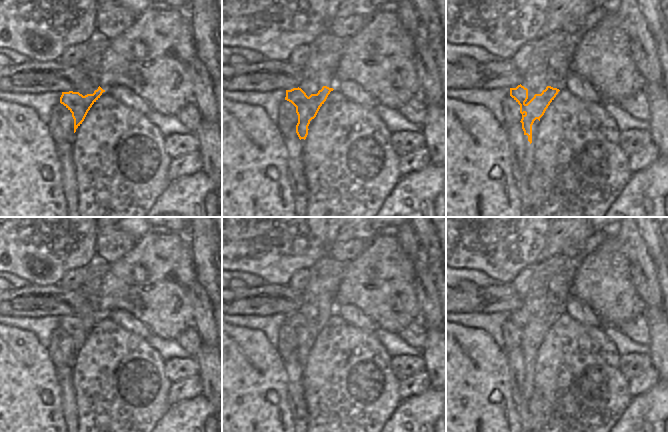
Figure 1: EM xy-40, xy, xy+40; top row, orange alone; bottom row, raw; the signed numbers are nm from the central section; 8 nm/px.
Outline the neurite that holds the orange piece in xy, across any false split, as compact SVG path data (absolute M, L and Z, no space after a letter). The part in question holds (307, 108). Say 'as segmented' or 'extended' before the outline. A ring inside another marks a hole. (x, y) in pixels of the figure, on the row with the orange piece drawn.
as segmented; M323 86L317 94L311 94L309 97L299 87L286 90L285 100L291 102L296 107L296 113L298 115L296 133L300 140L306 139L310 121L316 117L320 107L333 90L333 88Z

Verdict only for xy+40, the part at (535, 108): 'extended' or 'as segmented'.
as segmented

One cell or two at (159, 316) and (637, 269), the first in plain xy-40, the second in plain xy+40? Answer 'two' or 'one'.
two

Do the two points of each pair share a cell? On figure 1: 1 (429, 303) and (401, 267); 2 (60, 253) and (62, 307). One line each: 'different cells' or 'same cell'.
1: different cells
2: different cells

